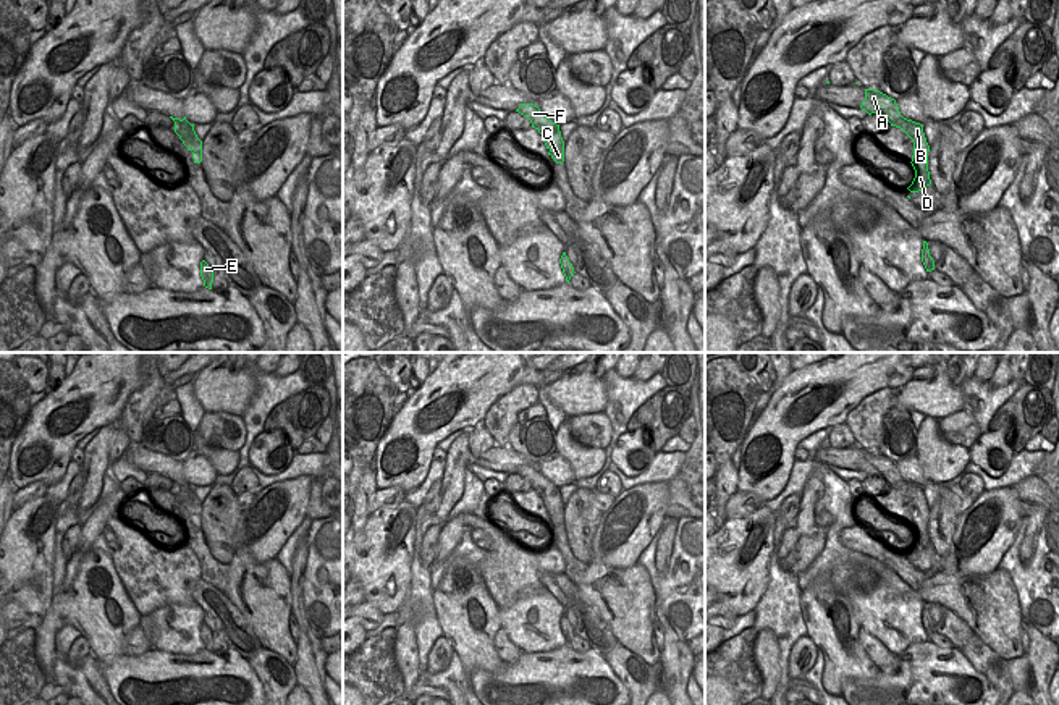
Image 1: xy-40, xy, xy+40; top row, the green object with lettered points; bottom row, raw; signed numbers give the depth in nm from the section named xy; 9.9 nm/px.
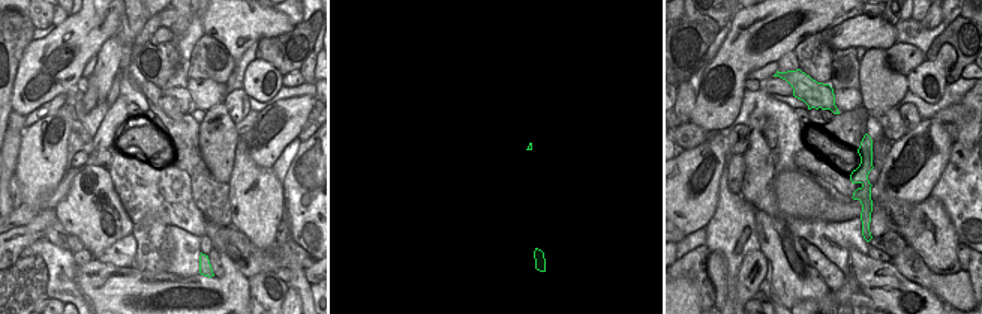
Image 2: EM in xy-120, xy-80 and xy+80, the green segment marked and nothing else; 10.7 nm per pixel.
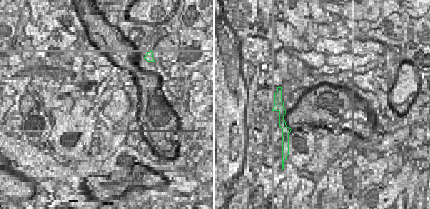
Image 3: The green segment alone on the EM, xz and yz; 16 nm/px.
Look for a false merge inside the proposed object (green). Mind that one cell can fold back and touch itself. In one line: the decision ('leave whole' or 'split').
leave whole

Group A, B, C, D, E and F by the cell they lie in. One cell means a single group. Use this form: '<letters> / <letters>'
A B C D E F

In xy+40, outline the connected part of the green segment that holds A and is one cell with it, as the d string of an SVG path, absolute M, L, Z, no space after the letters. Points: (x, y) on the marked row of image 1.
M865 89L865 100L862 102L860 108L865 110L868 115L876 113L884 116L891 123L891 126L901 128L912 139L913 155L910 163L915 170L915 178L907 189L910 192L918 192L923 188L930 186L930 146L923 133L923 125L904 118L896 100L875 89Z

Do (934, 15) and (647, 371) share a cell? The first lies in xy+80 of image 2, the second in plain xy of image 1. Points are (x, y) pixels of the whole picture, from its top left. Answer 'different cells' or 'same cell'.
same cell

